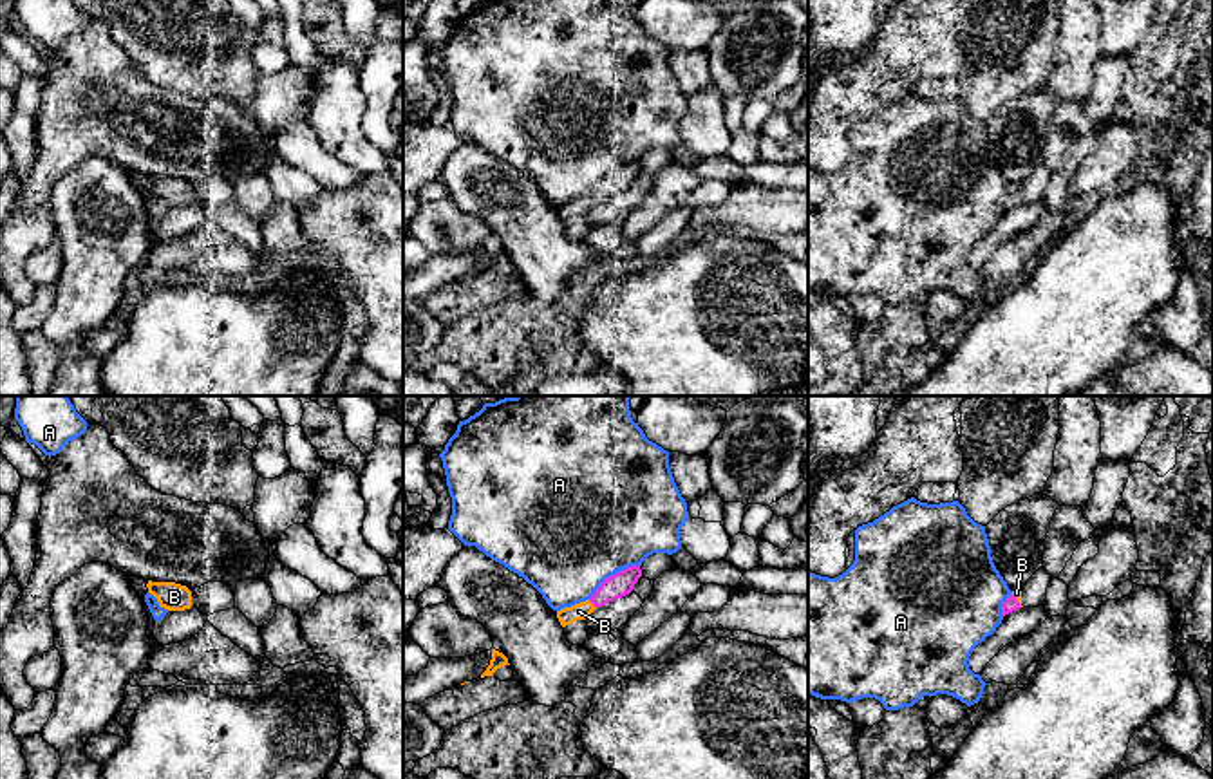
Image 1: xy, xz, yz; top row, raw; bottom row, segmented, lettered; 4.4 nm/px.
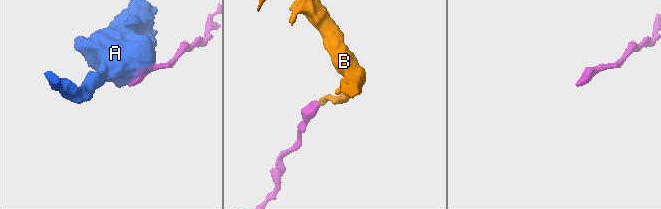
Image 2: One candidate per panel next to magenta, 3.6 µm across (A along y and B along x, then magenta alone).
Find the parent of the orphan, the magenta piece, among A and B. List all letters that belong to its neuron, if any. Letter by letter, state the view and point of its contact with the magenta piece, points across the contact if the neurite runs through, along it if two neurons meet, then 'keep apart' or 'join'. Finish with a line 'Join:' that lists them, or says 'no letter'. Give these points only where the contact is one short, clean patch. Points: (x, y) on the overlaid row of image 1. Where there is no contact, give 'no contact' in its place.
A: meets magenta in xz at (611, 575); keep apart
B: meets magenta in xz at (592, 602); join
Join: B

